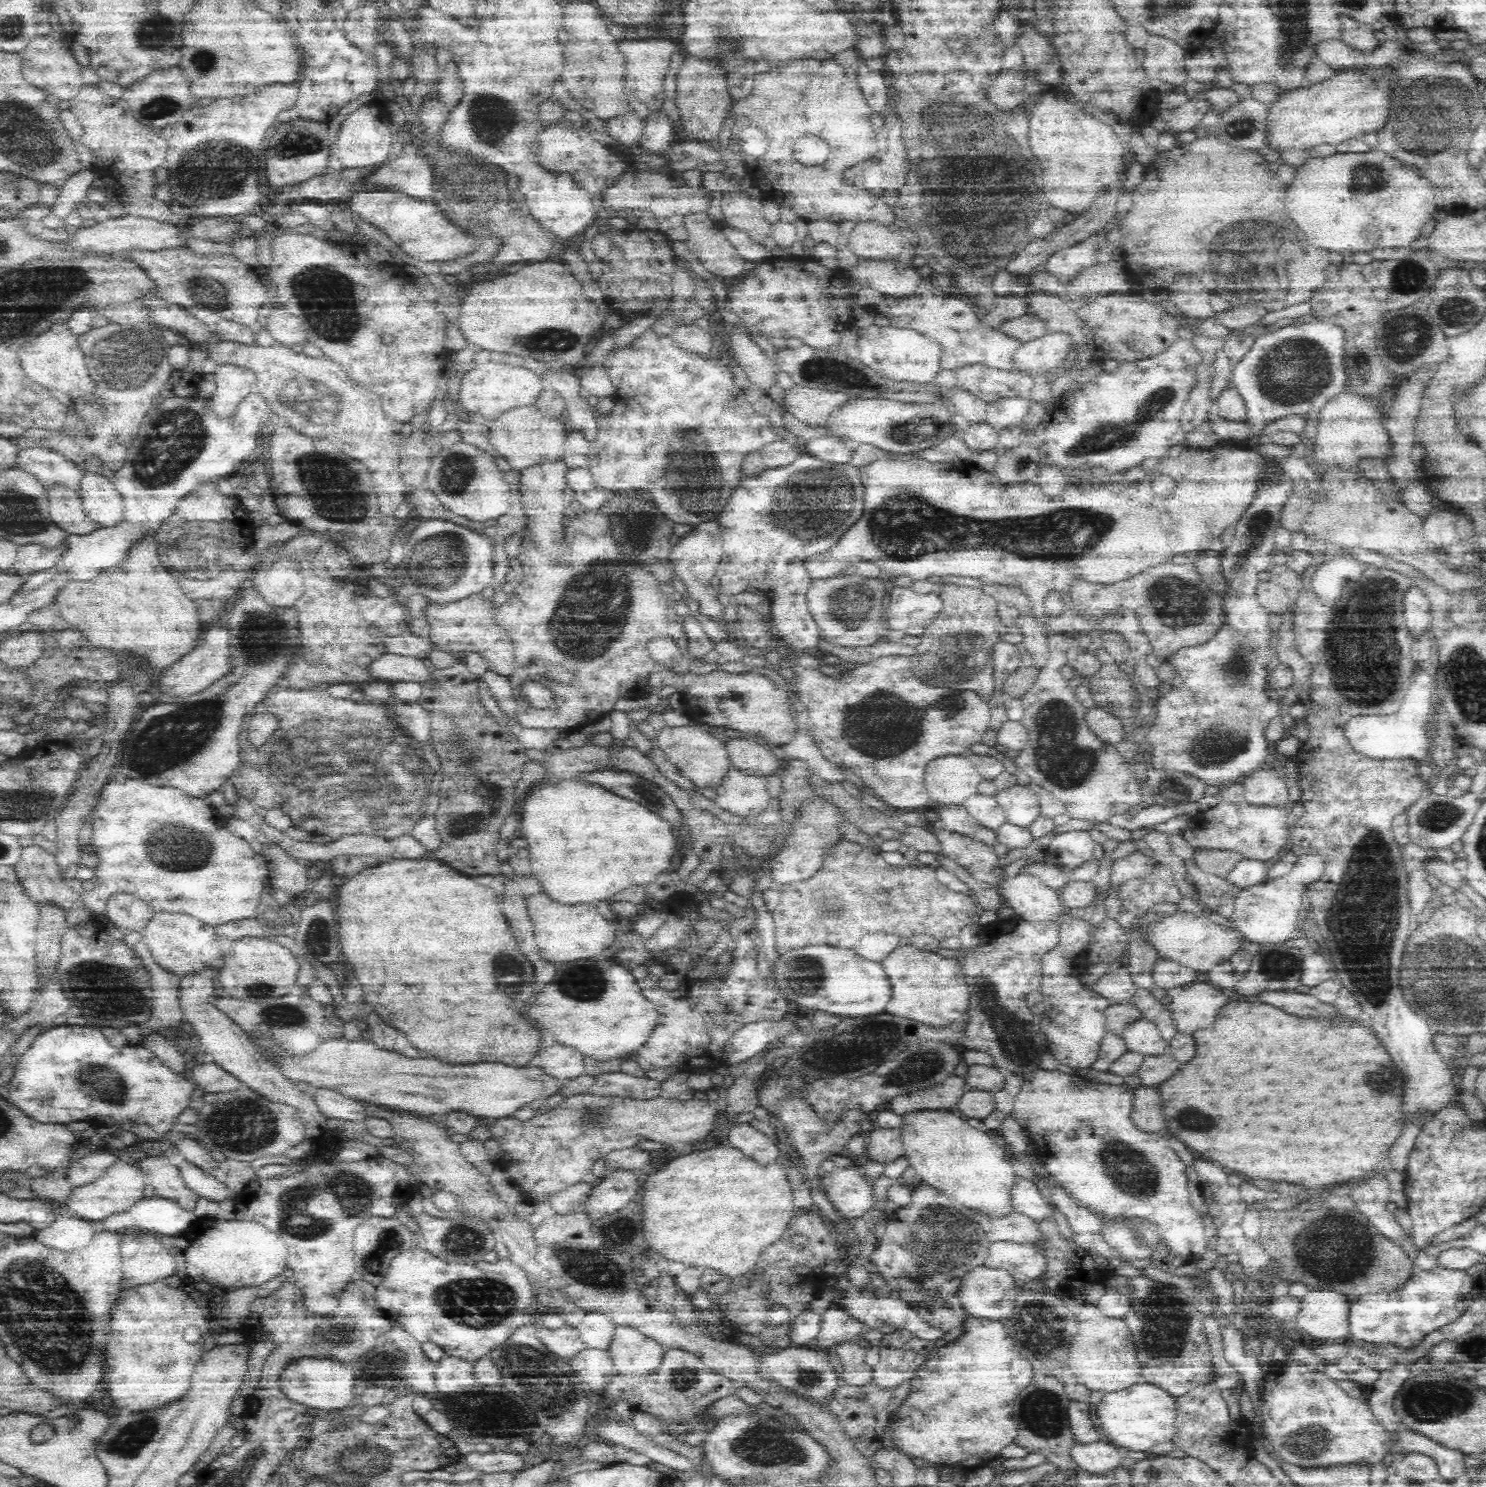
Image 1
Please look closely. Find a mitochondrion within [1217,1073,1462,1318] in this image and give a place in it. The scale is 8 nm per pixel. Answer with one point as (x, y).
(1349, 1256)

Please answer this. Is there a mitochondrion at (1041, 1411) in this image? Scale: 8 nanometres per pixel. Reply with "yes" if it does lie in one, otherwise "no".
yes

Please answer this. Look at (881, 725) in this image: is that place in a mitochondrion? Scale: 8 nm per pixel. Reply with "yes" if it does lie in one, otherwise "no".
yes

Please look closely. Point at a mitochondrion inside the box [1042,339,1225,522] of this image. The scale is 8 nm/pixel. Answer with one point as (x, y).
(1111, 437)

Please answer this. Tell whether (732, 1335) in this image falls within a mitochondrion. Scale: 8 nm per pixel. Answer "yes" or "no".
no

